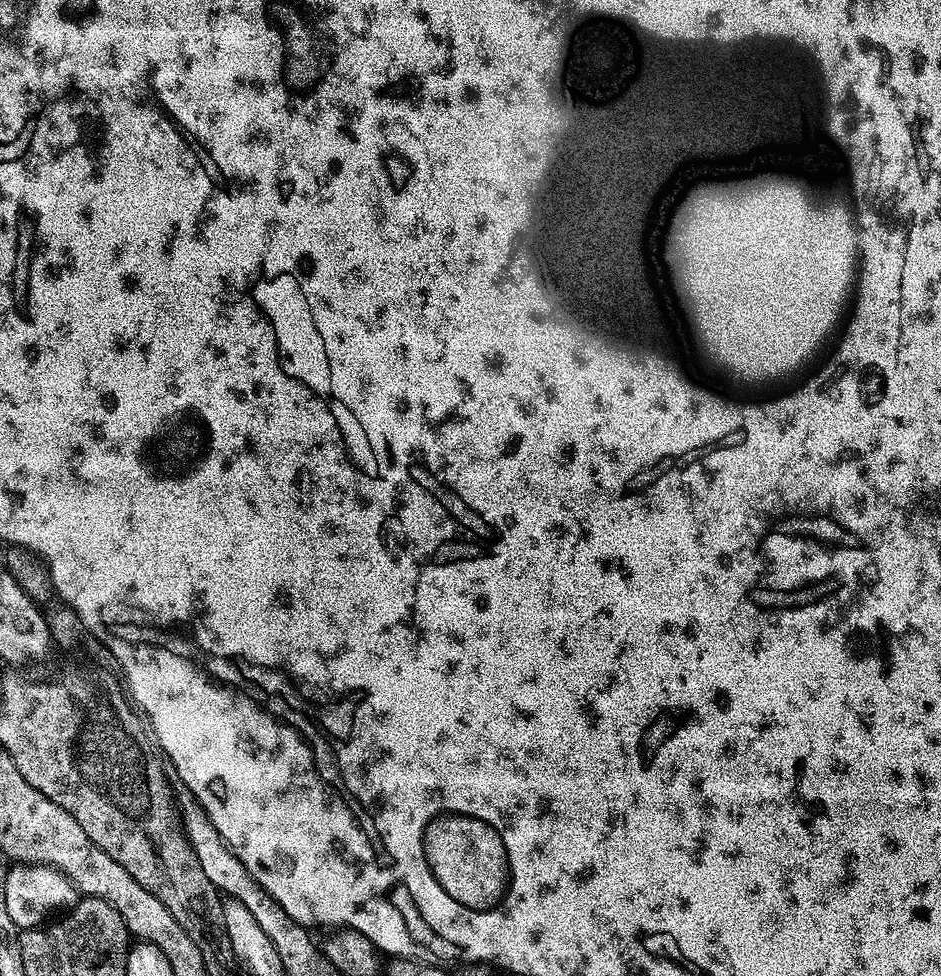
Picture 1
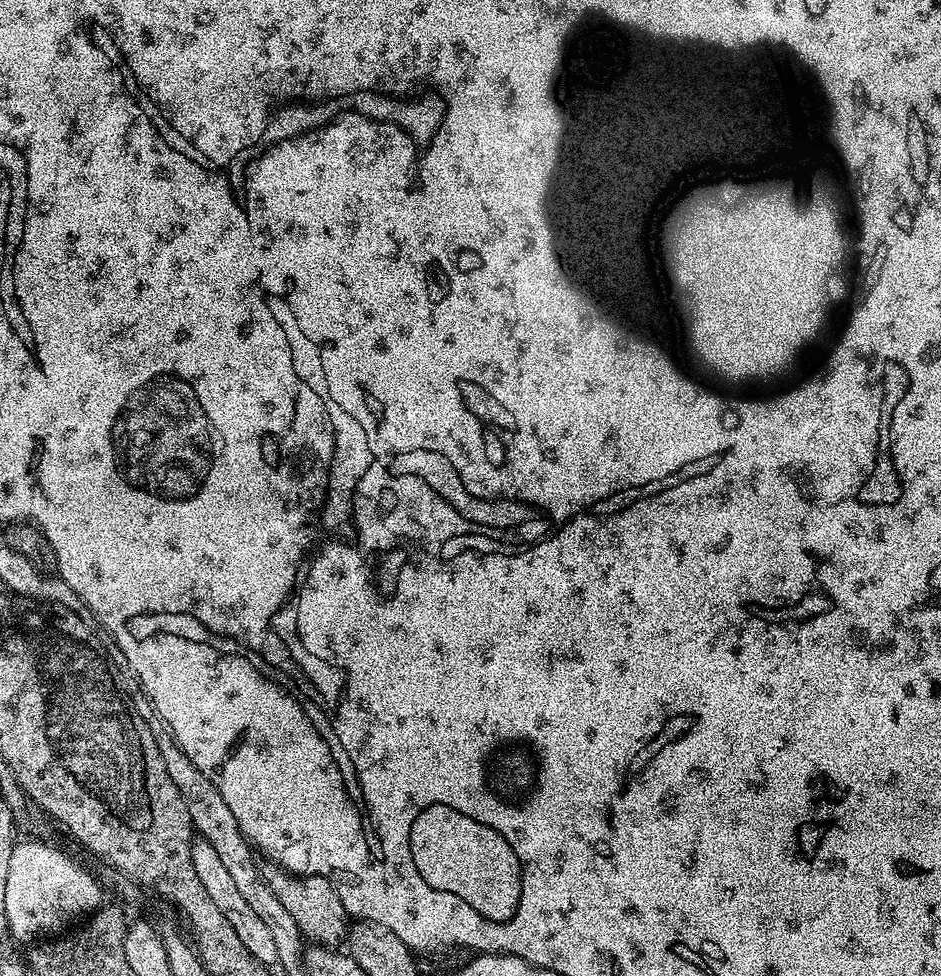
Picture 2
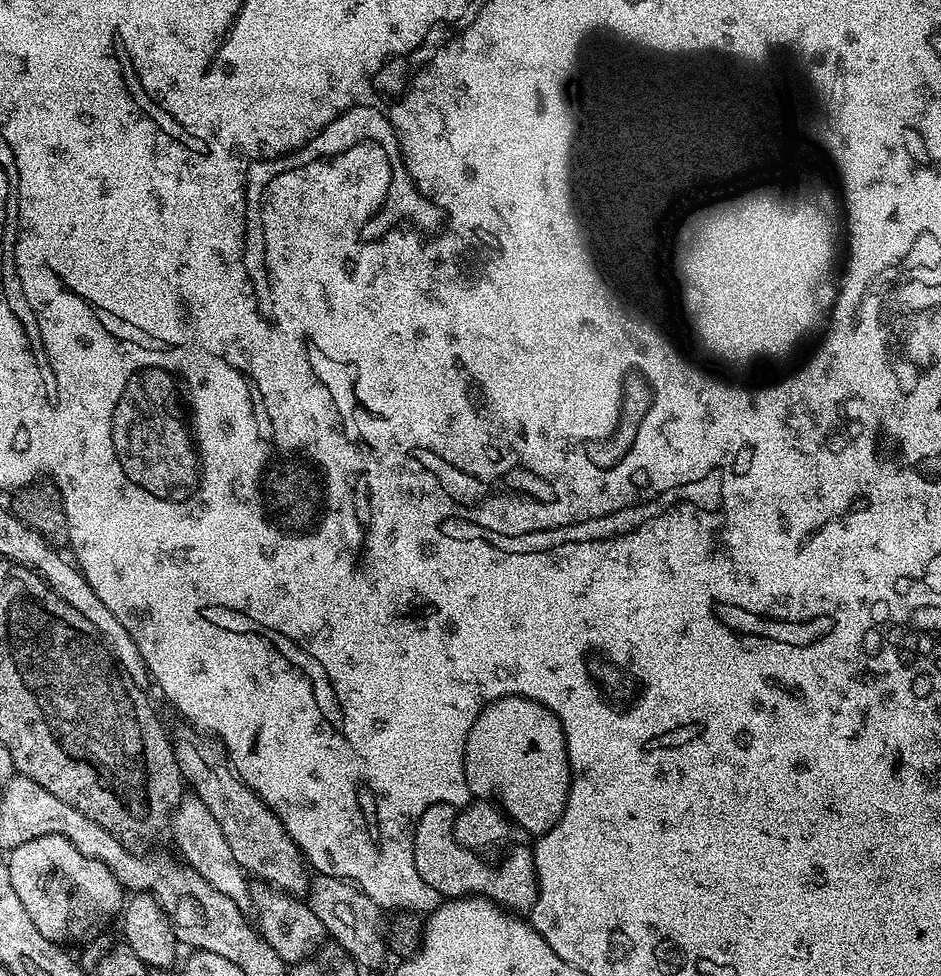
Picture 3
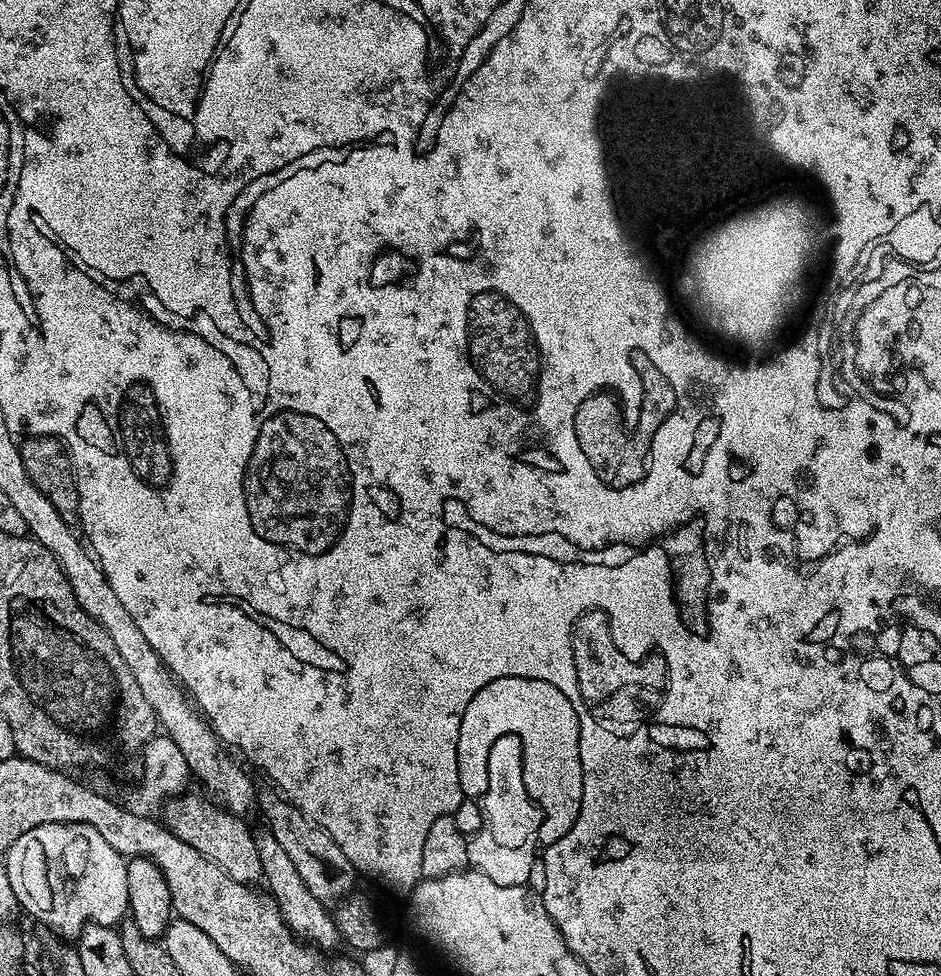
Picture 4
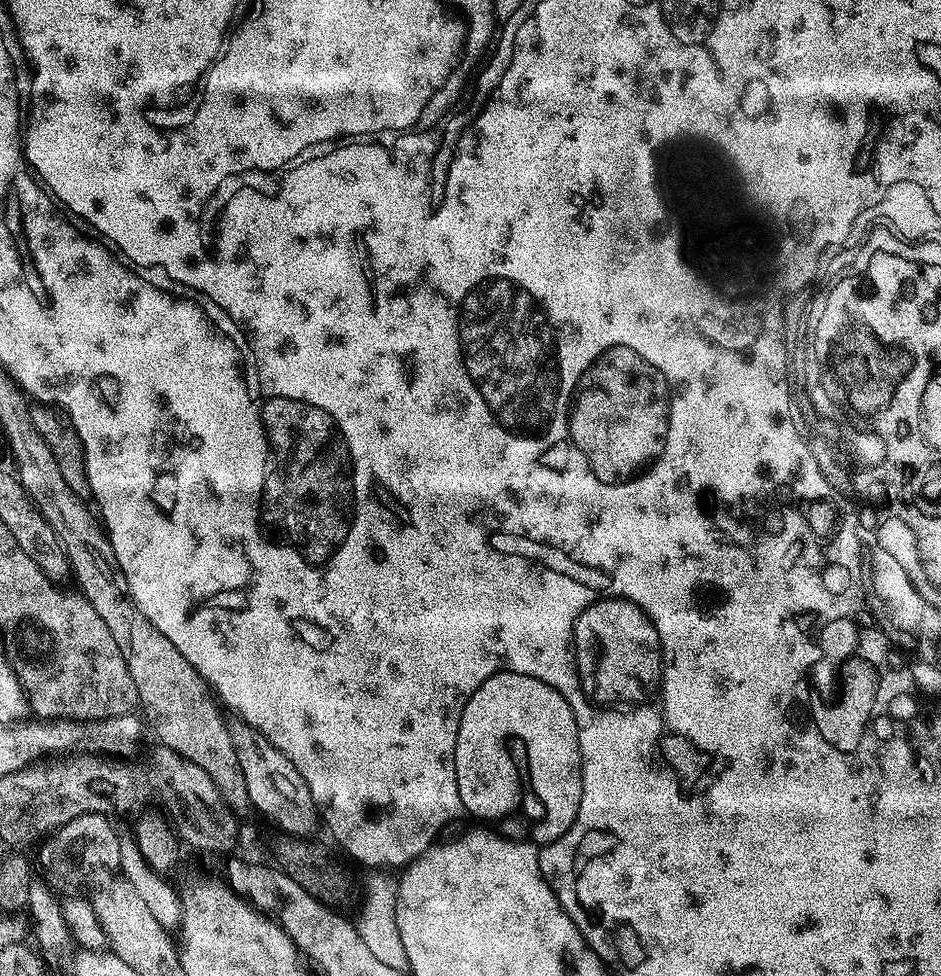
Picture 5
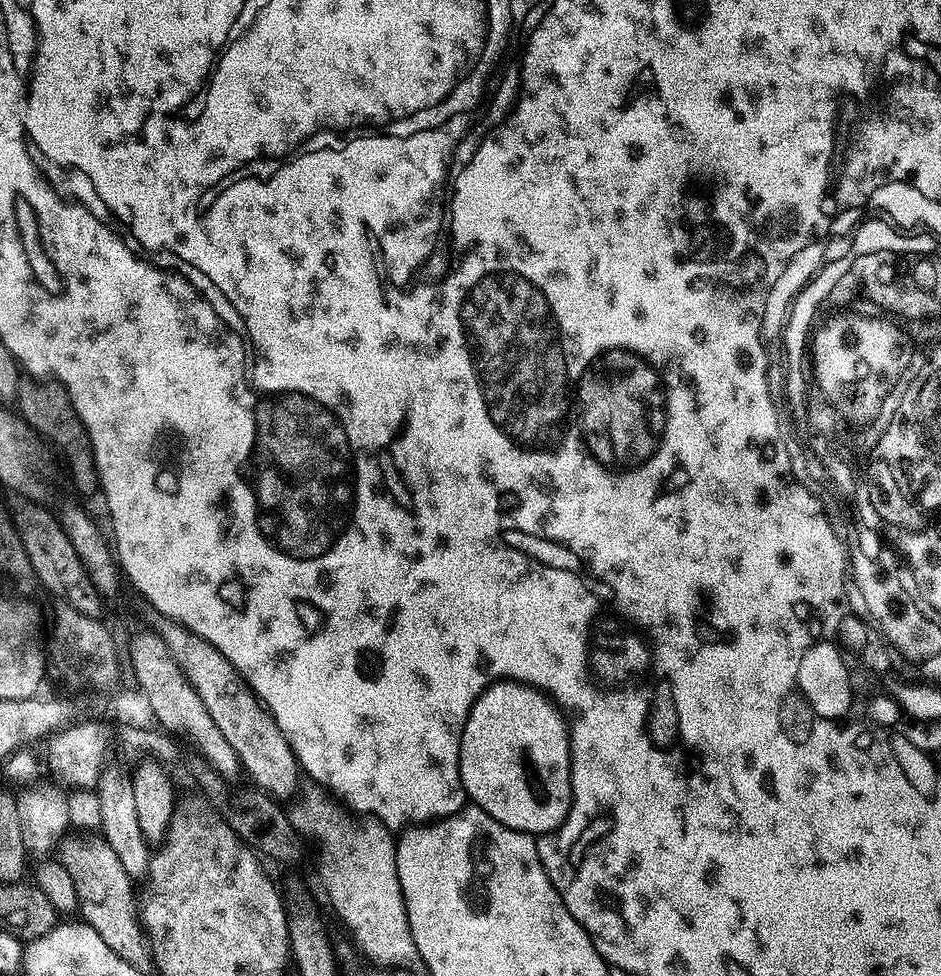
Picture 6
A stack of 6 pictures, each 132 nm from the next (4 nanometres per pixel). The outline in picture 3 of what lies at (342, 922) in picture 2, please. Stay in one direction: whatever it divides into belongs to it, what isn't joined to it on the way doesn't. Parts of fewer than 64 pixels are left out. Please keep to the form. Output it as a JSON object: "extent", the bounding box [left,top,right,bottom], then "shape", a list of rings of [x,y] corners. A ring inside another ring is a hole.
{"extent":[174,726,310,897],"shape":[[[184,726],[184,729],[174,736],[174,747],[176,761],[184,776],[185,785],[199,800],[206,802],[206,810],[210,810],[218,826],[222,826],[222,834],[226,834],[226,842],[230,842],[230,850],[234,853],[234,858],[238,858],[238,866],[242,866],[245,873],[257,881],[264,881],[270,887],[277,888],[289,896],[303,897],[310,887],[310,872],[304,857],[300,855],[300,849],[293,844],[290,834],[282,826],[280,819],[233,772],[225,753],[211,739],[205,738],[191,726]]]}

